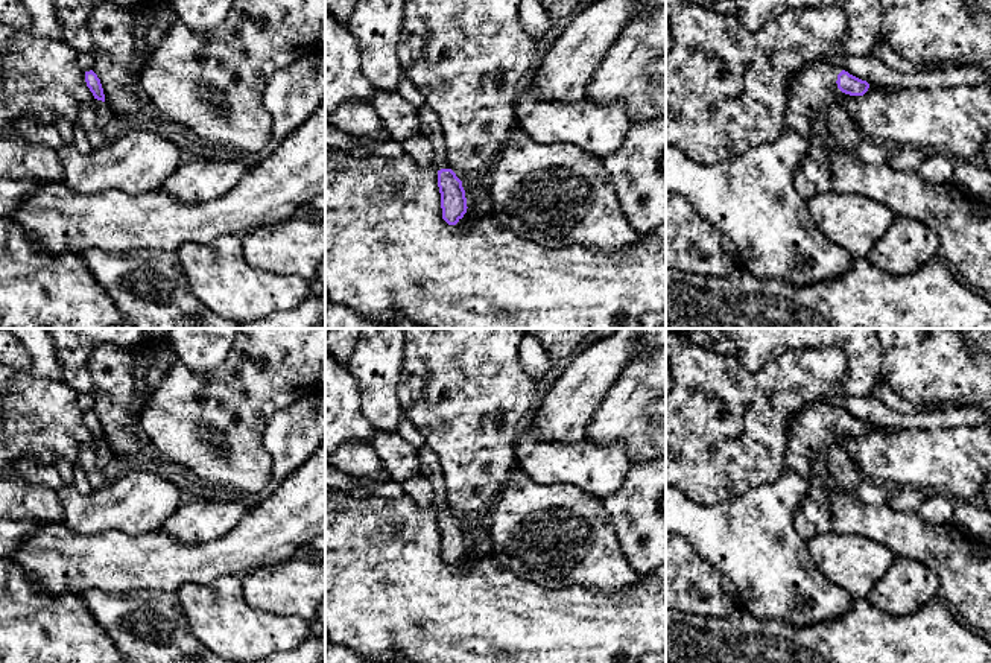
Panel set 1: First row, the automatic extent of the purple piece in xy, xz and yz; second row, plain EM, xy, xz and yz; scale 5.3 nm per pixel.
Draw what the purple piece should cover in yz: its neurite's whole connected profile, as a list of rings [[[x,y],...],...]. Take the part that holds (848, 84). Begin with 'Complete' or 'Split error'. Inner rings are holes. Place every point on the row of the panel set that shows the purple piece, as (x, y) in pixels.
Split error. [[[806,64],[789,84],[787,105],[790,111],[806,116],[809,120],[827,125],[824,109],[833,103],[841,103],[841,91],[850,96],[863,96],[869,88],[848,71],[839,75],[830,64]]]

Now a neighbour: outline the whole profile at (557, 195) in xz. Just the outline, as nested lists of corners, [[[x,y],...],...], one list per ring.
[[[520,128],[512,131],[494,169],[489,199],[492,219],[520,239],[559,249],[571,245],[613,252],[638,234],[623,214],[603,160],[575,144],[541,144]]]

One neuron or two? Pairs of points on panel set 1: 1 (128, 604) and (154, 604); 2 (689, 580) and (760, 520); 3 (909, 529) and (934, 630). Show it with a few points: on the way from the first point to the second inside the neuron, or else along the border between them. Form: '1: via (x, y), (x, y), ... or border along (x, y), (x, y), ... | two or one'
1: via (134, 604), (148, 604) | one
2: border along (683, 539), (734, 587) | two
3: border along (938, 598), (946, 604) | two

